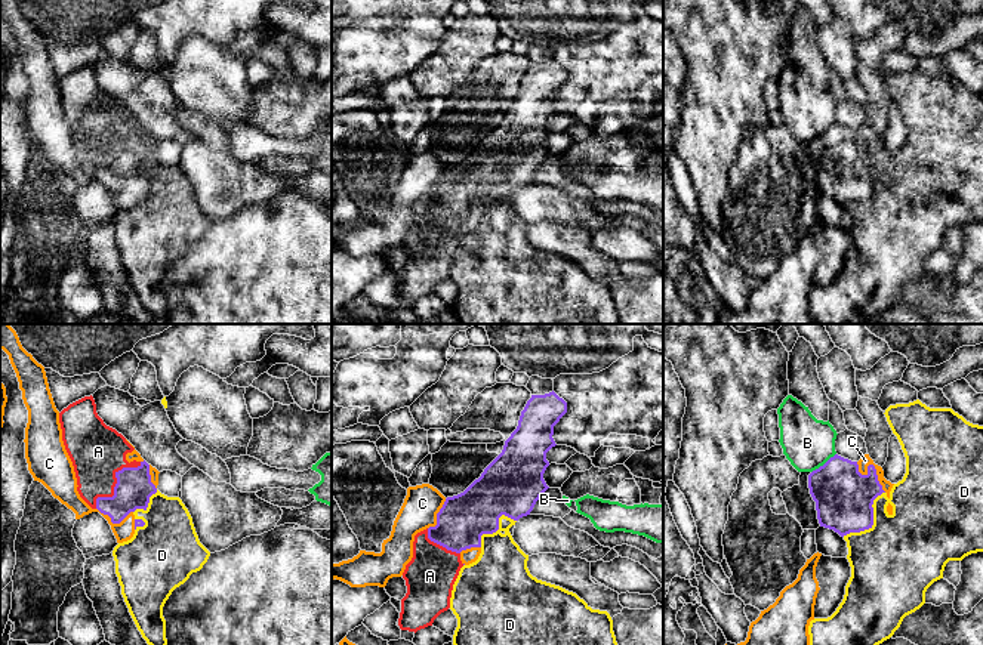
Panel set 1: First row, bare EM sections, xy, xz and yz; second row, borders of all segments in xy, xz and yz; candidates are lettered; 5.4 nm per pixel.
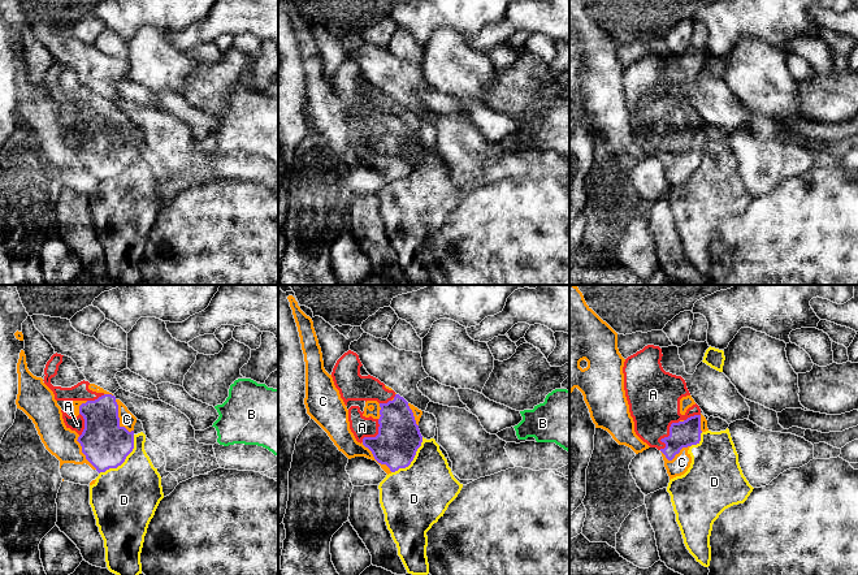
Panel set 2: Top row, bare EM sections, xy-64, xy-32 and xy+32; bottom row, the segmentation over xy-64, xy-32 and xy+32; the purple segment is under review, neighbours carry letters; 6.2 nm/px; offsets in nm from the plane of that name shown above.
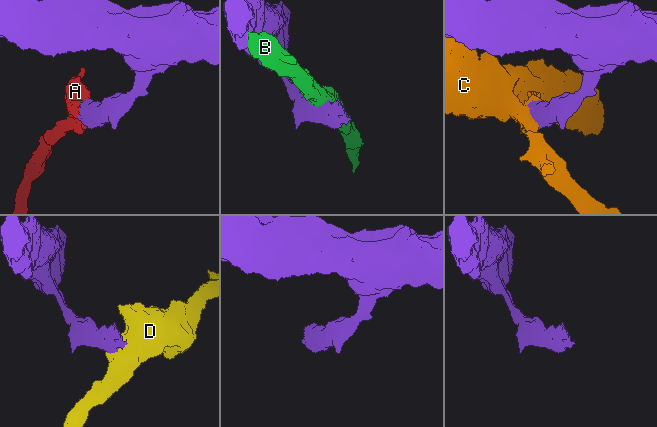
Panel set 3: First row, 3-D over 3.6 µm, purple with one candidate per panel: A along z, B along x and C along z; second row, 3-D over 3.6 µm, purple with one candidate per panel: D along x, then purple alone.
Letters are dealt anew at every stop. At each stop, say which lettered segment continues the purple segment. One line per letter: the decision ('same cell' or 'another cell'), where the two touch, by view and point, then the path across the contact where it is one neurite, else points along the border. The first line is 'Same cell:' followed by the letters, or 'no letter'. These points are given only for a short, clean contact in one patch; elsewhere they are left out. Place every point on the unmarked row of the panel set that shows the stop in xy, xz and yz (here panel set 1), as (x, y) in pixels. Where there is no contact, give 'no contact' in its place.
Same cell: A
A: same cell; meets purple in xy at (116, 153)
B: another cell; meets purple in yz at (825, 132)
C: another cell; meets purple in yz at (872, 133)
D: another cell; meets purple in yz at (872, 191); border along yz (884, 160), (874, 169), (872, 193), (868, 197), (843, 204)

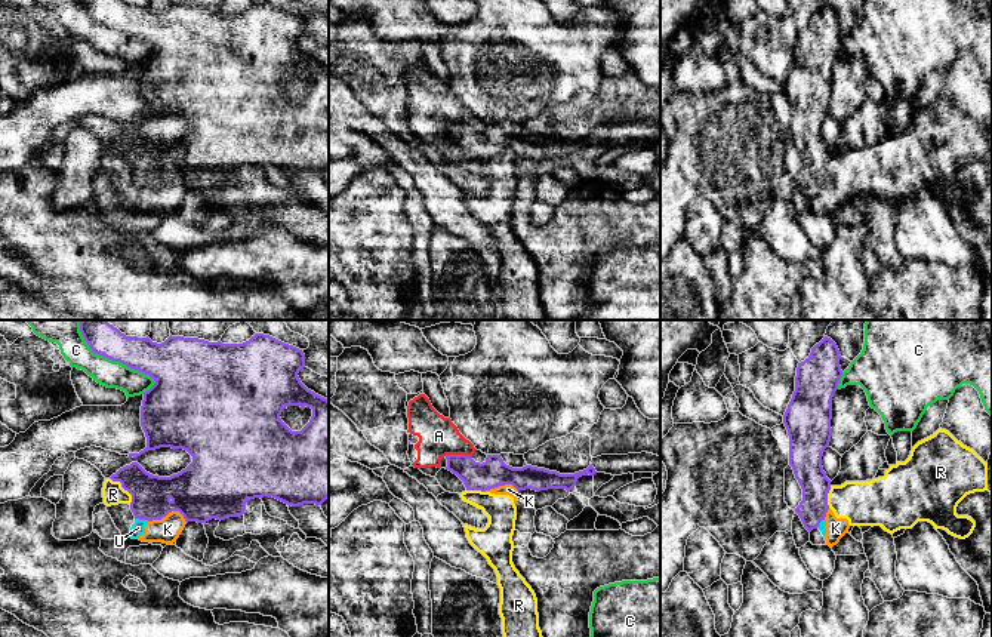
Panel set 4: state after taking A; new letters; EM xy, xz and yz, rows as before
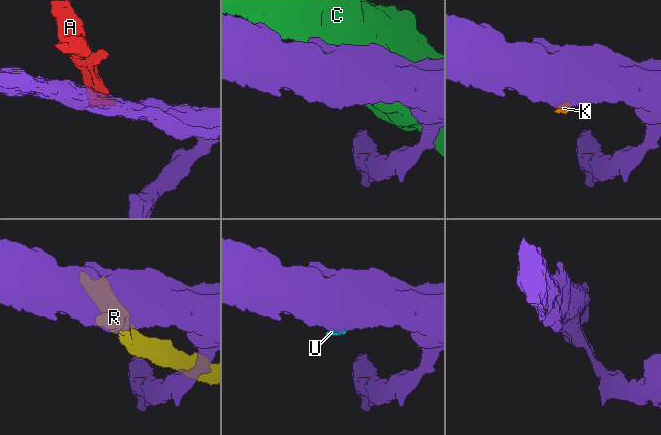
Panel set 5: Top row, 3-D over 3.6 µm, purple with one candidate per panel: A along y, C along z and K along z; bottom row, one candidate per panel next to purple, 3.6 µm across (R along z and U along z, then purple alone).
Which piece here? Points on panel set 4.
Same cell: no letter
A: another cell; meets purple in xz at (458, 123)
C: another cell; meets purple in xy at (116, 28)
K: another cell; meets purple in xy at (169, 179); border along xy (148, 190), (159, 188), (172, 179), (178, 179), (187, 190)
R: another cell; meets purple in xy at (125, 157); border along xy (110, 145), (117, 148), (131, 163), (131, 172)
U: another cell; meets purple in xy at (142, 187); border along xy (135, 185), (148, 188)

